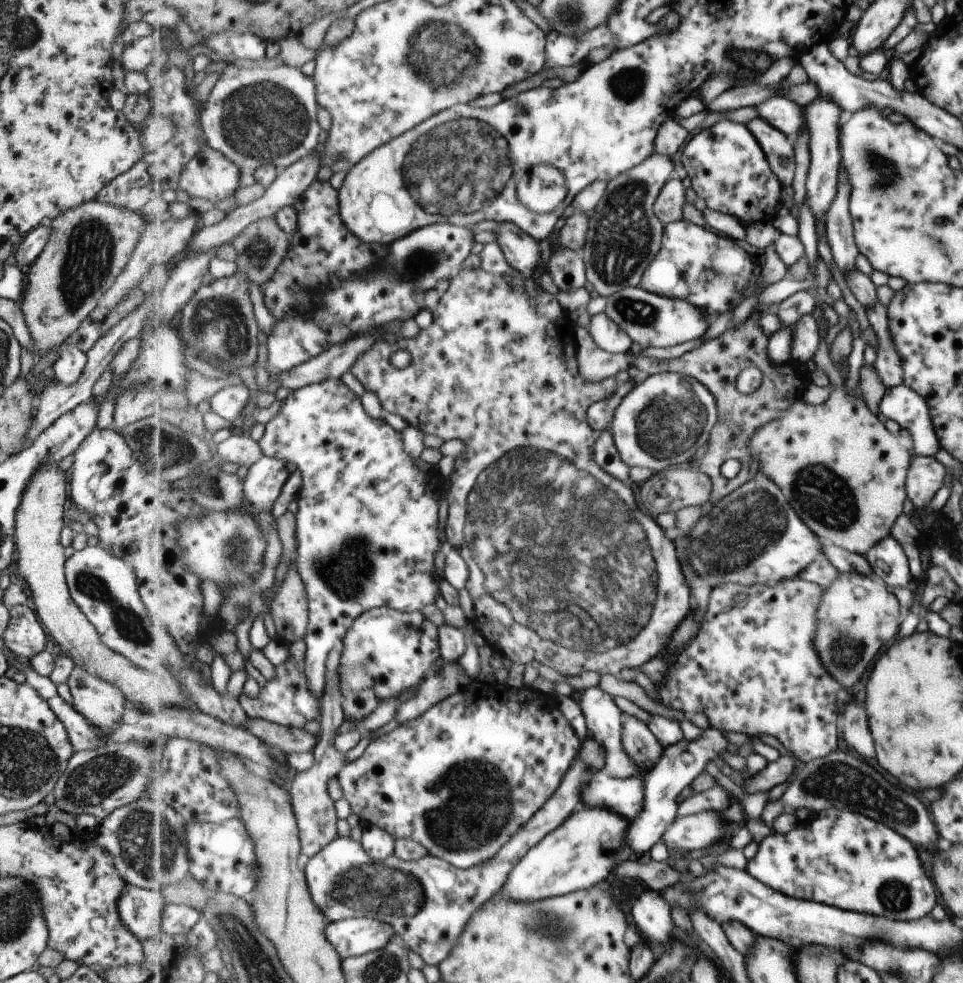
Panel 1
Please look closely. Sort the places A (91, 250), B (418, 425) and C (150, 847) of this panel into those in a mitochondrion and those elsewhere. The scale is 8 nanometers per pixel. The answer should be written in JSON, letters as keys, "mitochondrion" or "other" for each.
{"A":"mitochondrion","B":"other","C":"mitochondrion"}

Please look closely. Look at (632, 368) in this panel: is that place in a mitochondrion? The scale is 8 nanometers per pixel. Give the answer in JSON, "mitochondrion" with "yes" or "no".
{"mitochondrion":"no"}

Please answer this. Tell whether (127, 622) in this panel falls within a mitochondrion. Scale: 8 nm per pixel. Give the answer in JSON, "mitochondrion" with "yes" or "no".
{"mitochondrion":"yes"}

